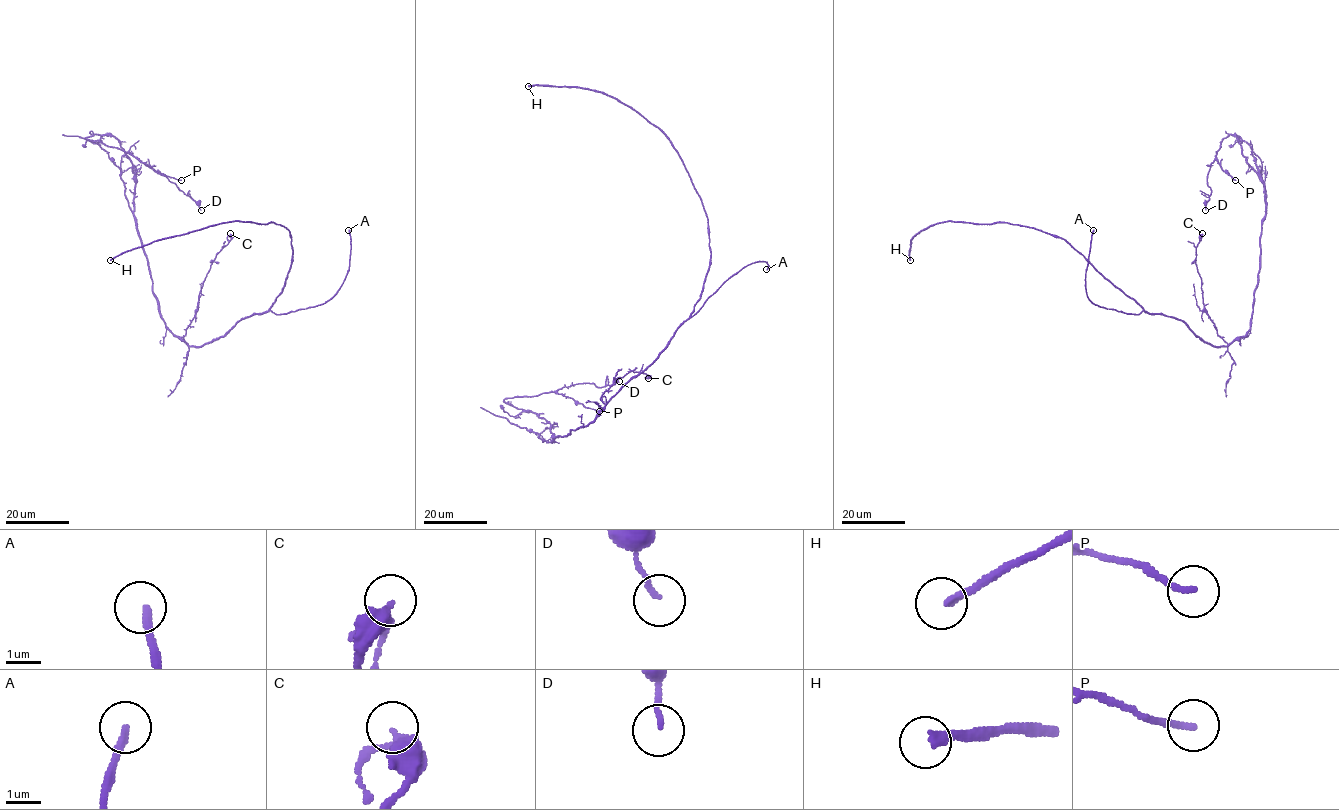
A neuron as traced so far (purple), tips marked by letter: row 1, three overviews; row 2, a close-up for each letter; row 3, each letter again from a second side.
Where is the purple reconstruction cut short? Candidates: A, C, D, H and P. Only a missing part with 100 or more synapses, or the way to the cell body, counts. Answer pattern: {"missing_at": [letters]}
{"missing_at": ["A", "H"]}

